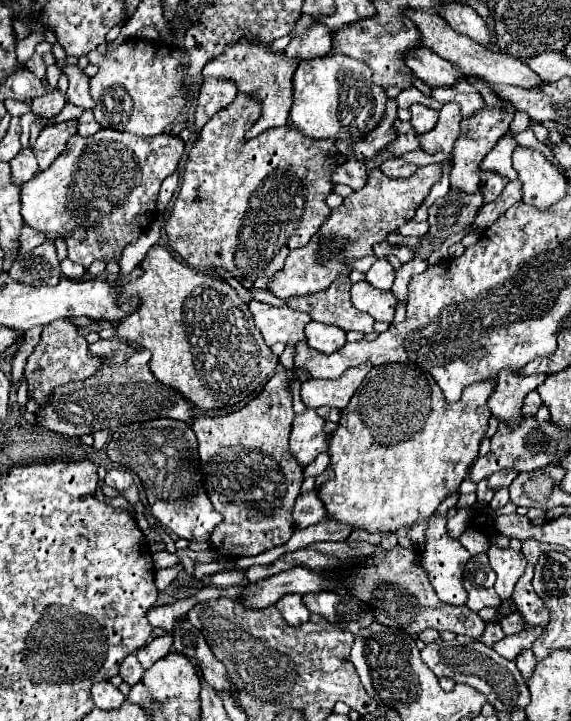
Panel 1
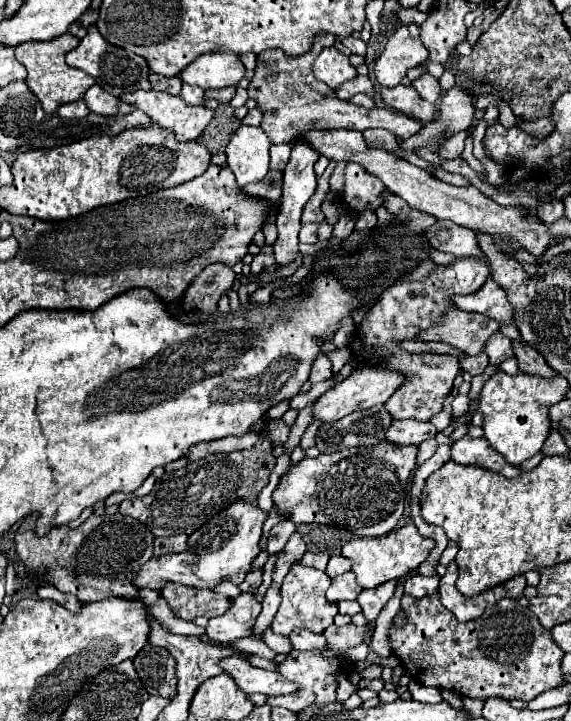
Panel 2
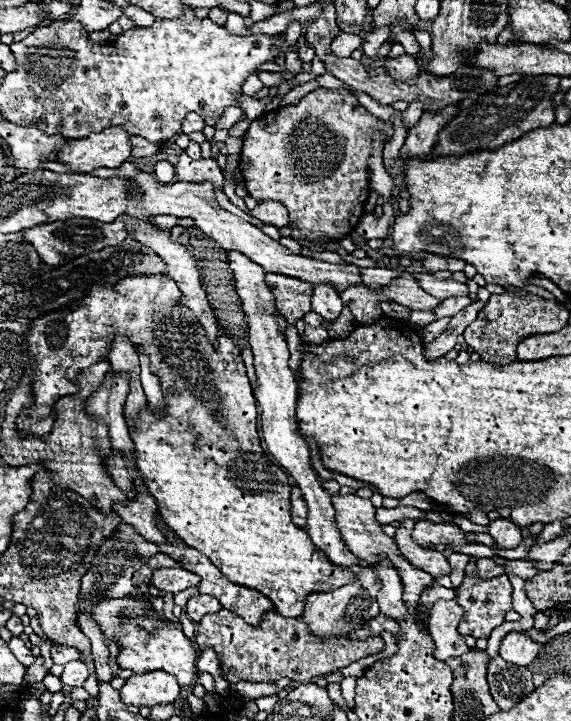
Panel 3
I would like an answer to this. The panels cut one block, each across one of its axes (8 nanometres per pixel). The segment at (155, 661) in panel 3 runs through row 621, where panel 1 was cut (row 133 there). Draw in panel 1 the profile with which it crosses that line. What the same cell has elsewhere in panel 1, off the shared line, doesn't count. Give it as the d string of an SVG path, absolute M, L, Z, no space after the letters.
M102 128L90 138L74 134L68 142L68 148L52 162L48 170L36 174L30 182L22 184L24 224L42 232L50 242L54 242L56 238L64 238L70 260L82 264L84 268L88 268L94 260L120 260L122 250L130 242L136 242L156 220L156 200L160 184L168 174L176 170L182 152L184 142L170 134L142 138L110 128Z

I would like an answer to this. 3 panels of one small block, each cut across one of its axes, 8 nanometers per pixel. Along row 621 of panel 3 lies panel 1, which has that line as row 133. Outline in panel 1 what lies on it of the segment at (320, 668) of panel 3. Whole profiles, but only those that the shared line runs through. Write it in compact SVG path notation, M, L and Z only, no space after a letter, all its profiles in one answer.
M238 94L230 106L214 114L188 154L174 210L166 222L168 242L188 266L212 272L226 270L238 282L274 276L274 272L282 268L286 256L294 248L304 246L322 226L324 218L330 214L326 196L332 192L330 168L334 166L332 158L338 154L334 140L310 140L298 128L288 126L272 128L252 140L244 140L244 132L258 116L260 104L246 94Z

